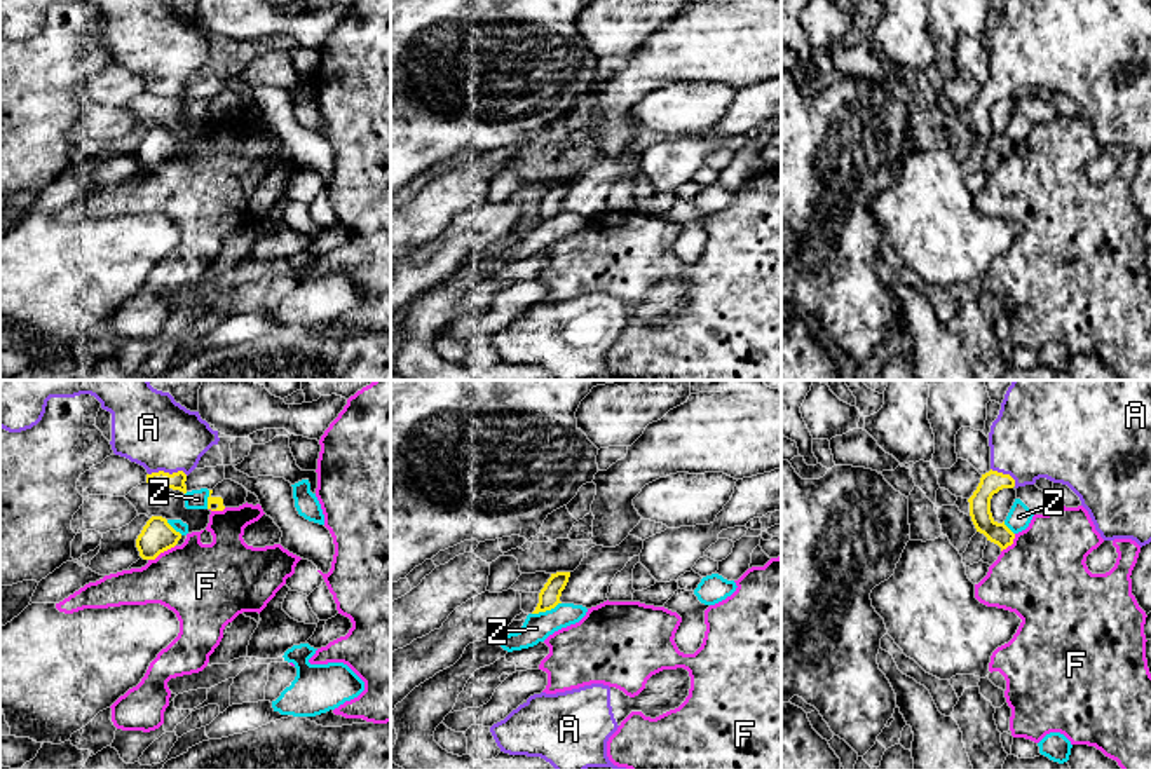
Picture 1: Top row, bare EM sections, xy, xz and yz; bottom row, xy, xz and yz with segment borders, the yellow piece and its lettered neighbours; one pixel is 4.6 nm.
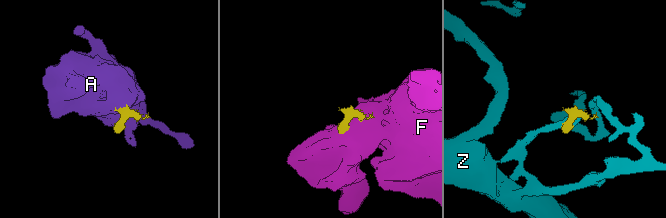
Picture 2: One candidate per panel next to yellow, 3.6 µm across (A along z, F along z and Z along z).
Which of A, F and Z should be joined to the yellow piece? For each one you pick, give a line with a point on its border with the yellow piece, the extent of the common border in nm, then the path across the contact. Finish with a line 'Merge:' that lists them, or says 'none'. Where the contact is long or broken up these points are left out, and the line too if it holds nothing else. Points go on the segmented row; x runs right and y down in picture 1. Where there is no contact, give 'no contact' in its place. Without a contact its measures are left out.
A: xy (168, 473) | 180 nm | across xy (177, 480), (168, 473), (168, 447), (149, 428)
Merge: A

